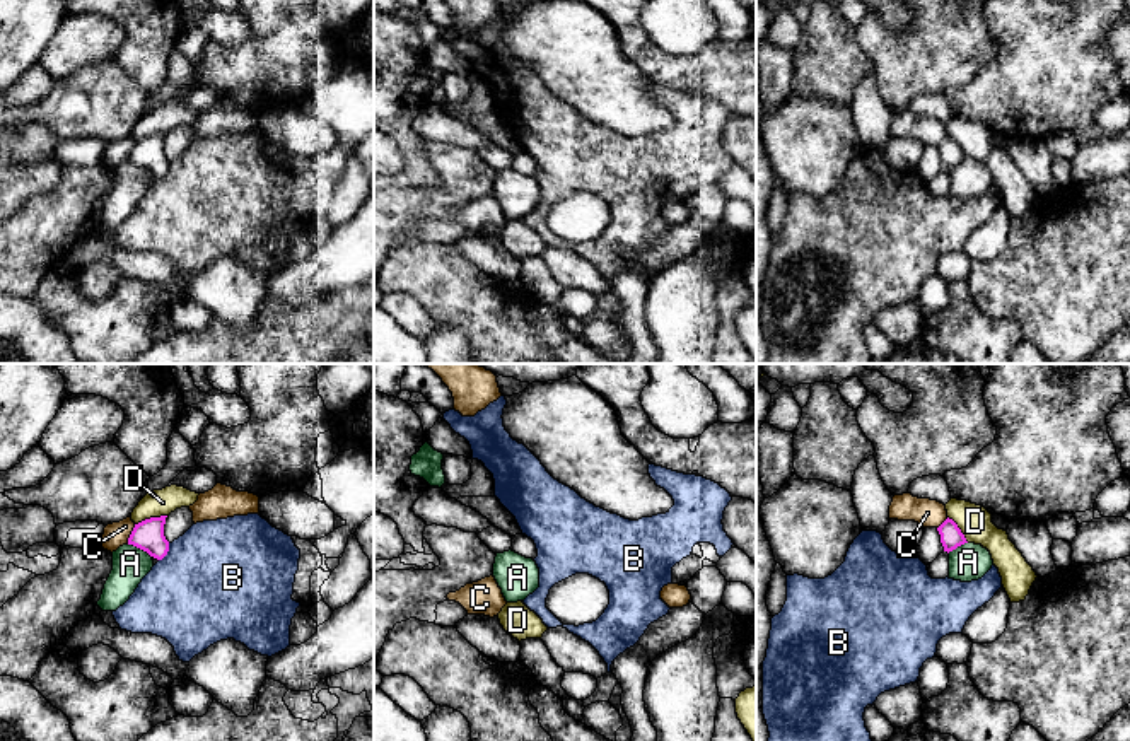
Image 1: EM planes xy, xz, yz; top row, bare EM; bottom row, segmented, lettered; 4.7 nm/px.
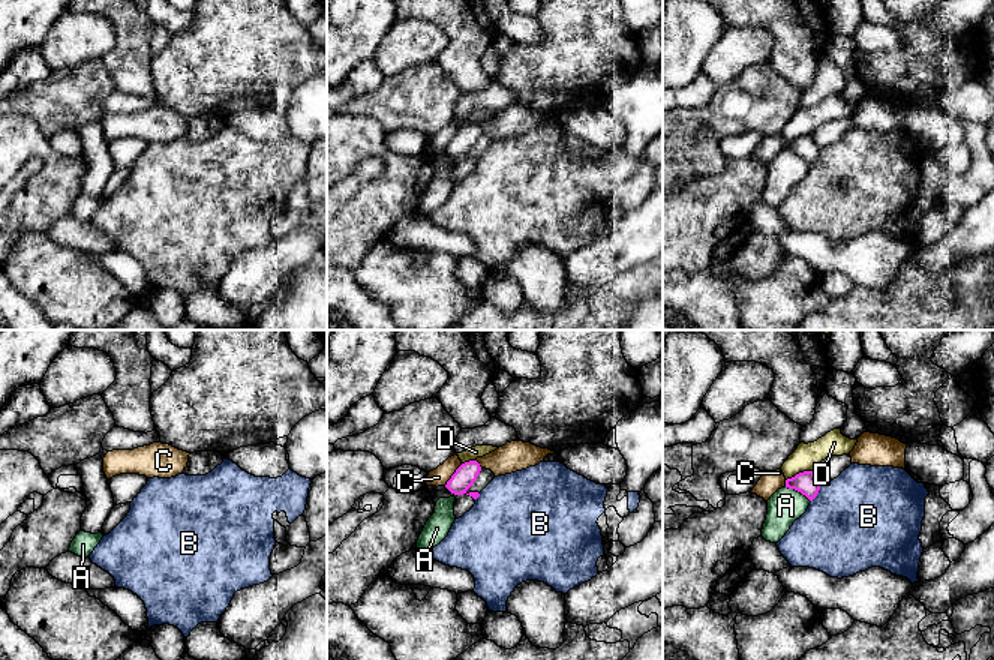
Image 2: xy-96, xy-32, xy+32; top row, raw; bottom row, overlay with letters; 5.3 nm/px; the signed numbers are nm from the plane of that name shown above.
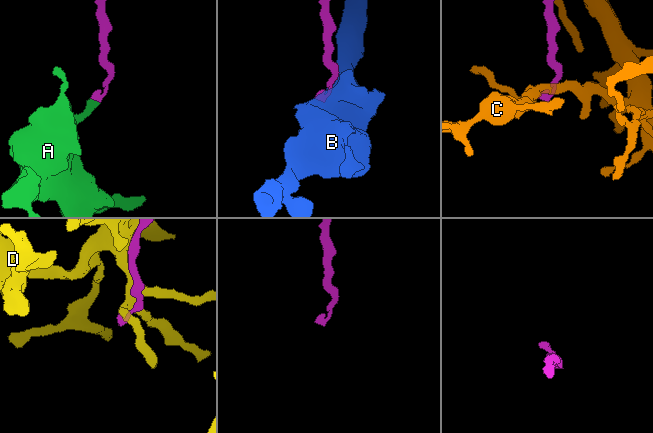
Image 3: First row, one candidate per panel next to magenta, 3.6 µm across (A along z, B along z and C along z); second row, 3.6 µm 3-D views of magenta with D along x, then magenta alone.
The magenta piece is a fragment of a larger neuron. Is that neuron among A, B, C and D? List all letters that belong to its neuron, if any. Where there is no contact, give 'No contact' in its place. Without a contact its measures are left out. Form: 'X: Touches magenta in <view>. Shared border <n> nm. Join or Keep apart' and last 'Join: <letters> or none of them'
A: Touches magenta in xy. Shared border 130 nm. Keep apart
B: Touches magenta in xy. Shared border 100 nm. Keep apart
C: Touches magenta in xy. Shared border 100 nm. Keep apart
D: Touches magenta in xy. Shared border 160 nm. Keep apart
Join: none of them

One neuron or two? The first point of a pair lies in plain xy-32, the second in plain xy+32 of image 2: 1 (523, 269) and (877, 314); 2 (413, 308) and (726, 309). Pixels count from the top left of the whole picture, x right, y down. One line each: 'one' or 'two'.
1: two
2: two

